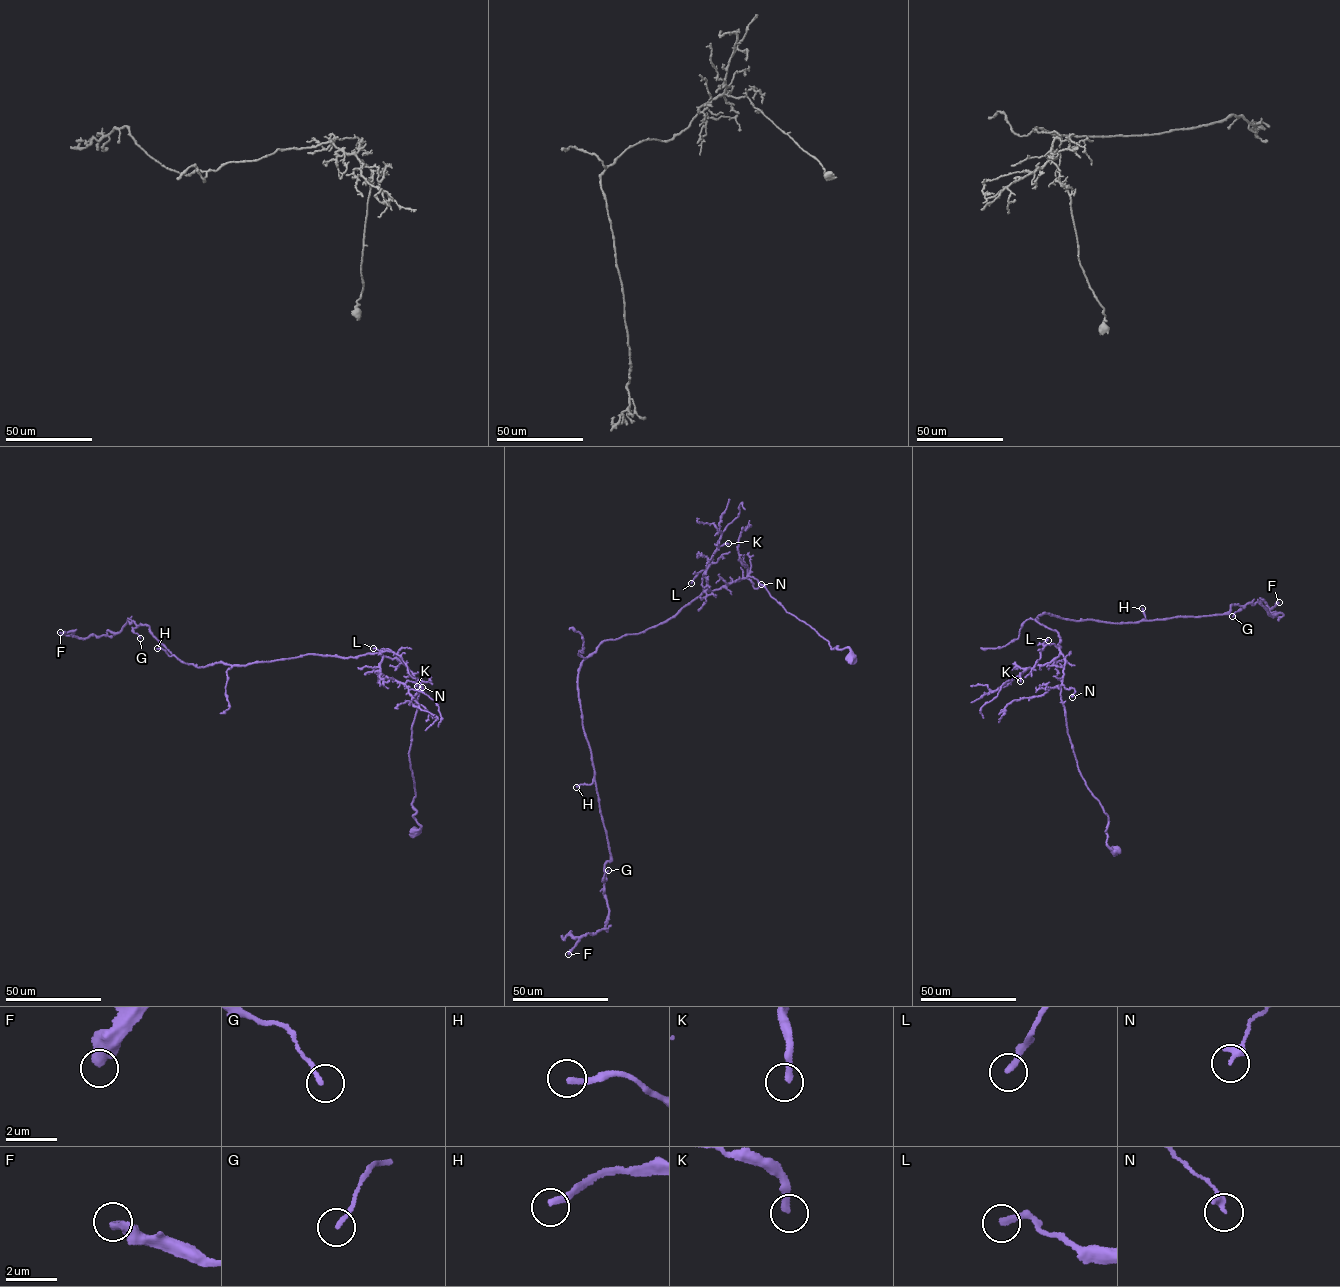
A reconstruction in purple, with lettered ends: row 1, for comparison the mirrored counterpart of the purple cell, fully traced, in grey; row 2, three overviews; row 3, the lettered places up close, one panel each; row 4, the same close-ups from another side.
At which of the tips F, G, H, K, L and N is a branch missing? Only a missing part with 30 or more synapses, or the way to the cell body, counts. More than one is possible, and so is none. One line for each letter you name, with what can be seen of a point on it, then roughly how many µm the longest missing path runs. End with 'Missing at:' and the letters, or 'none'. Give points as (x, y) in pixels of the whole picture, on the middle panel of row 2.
H: at (576, 787); about 35 µm are missing
Missing at: H

